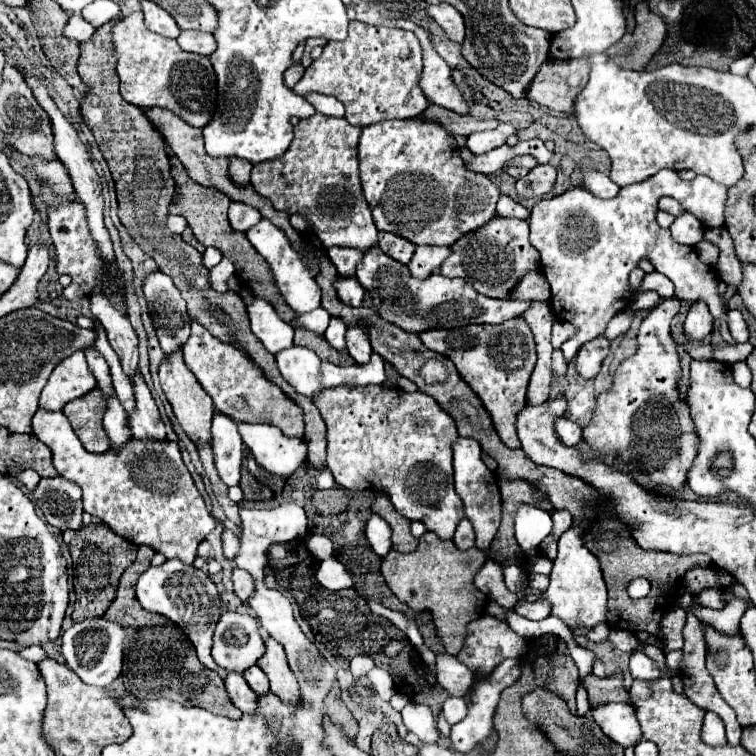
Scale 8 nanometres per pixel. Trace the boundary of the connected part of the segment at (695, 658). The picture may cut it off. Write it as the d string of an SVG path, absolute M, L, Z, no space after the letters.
M688 612L688 620L686 620L686 626L682 630L682 636L684 636L684 648L682 648L682 654L684 654L684 670L680 670L680 678L684 682L684 696L688 696L696 706L700 706L702 710L712 710L716 712L724 724L726 724L726 736L728 736L728 744L740 744L740 734L742 734L742 728L736 720L736 714L734 710L722 700L722 696L718 694L716 686L714 686L714 680L712 676L708 674L706 670L706 664L704 664L704 658L706 658L706 644L704 644L704 634L700 632L700 620Z

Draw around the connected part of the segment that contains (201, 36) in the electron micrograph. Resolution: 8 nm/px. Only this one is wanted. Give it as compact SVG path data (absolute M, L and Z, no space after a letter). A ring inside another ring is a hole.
M194 30L182 32L178 36L178 44L186 52L196 52L196 54L204 54L204 56L210 56L216 50L216 40L212 34L194 32Z

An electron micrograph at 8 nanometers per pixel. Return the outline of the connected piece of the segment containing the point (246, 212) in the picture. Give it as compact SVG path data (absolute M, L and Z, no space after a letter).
M230 202L230 208L228 208L228 218L230 218L230 224L234 230L238 232L246 232L248 228L252 228L254 224L260 222L260 212L248 204L242 204L242 202Z

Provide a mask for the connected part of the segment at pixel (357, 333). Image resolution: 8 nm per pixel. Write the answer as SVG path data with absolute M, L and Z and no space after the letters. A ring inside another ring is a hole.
M360 322L352 324L348 328L348 332L346 332L346 350L358 364L366 364L370 360L372 348L370 348L368 336L364 334L364 326L360 326Z

